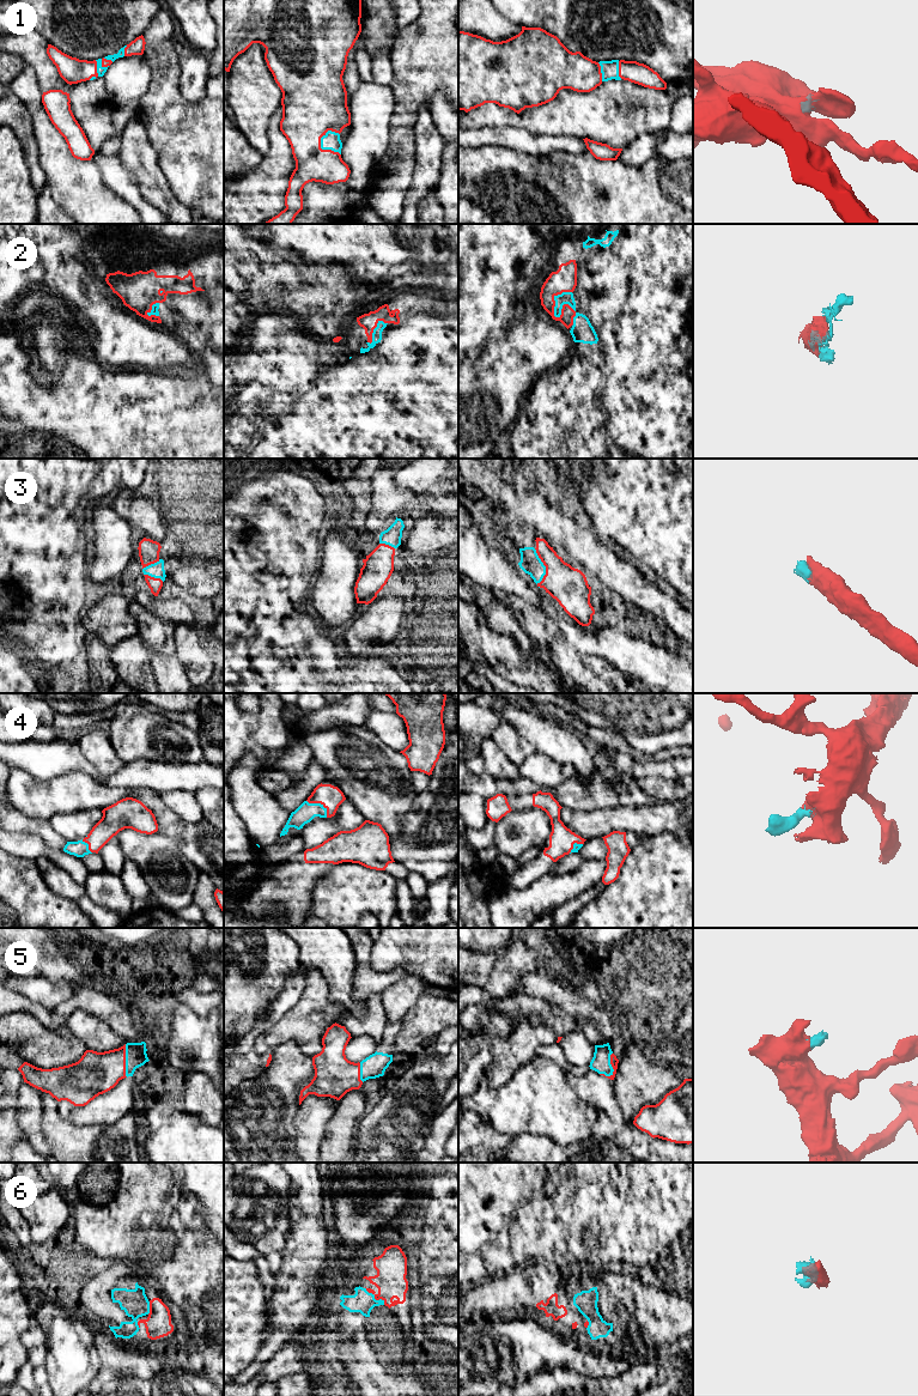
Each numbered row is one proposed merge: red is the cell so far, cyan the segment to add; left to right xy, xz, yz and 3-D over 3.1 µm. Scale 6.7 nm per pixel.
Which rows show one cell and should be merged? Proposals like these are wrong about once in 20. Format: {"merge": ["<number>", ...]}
{"merge": ["1", "2", "3", "4", "5", "6"]}

